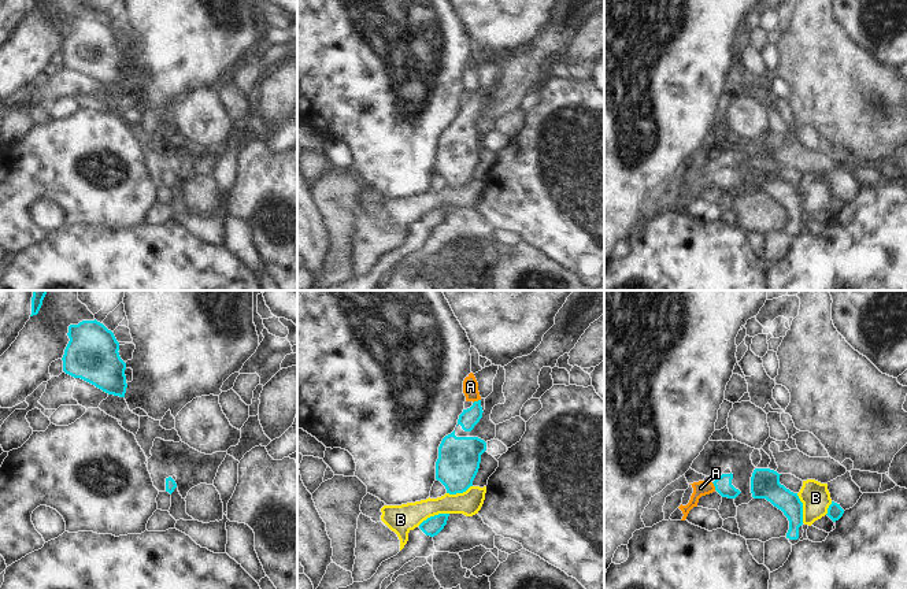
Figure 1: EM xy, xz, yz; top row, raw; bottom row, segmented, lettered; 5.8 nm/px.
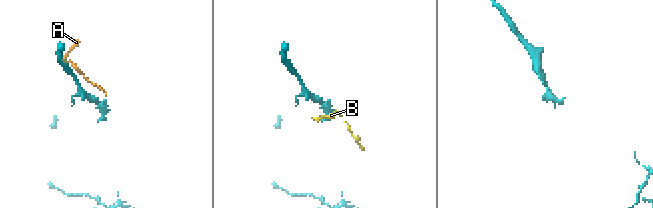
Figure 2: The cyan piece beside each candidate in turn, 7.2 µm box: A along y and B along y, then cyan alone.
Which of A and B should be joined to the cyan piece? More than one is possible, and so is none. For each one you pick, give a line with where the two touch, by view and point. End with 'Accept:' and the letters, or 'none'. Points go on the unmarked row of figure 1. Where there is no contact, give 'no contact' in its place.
A: xz (476, 95)
Accept: A

